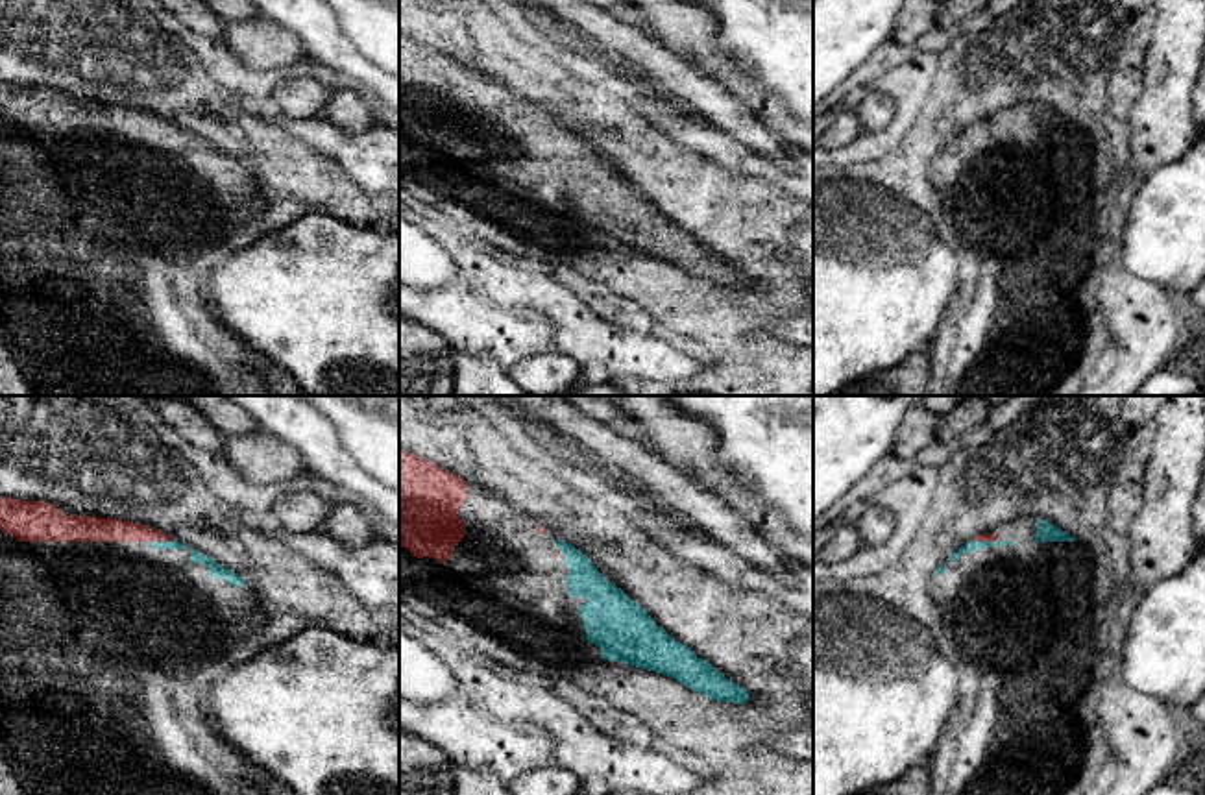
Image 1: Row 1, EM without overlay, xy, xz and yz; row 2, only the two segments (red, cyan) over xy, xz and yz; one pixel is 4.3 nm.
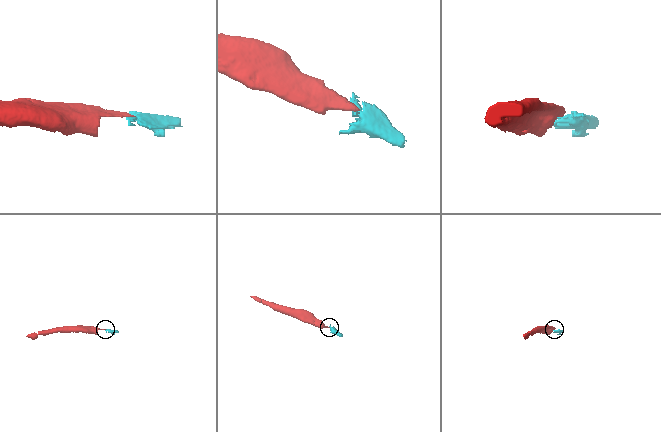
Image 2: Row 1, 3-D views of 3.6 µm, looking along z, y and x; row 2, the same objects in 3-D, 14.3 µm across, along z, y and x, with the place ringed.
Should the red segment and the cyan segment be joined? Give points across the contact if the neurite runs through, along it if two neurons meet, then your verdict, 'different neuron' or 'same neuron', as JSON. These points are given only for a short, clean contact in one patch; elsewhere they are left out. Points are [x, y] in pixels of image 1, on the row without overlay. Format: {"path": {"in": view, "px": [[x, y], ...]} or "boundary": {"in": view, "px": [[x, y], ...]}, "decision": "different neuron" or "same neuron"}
{"decision": "same neuron"}

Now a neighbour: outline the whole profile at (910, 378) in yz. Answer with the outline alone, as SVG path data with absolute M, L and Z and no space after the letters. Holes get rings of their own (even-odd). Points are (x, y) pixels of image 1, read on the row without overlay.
M915 351L904 362L856 379L832 396L926 396L928 377L928 353Z

